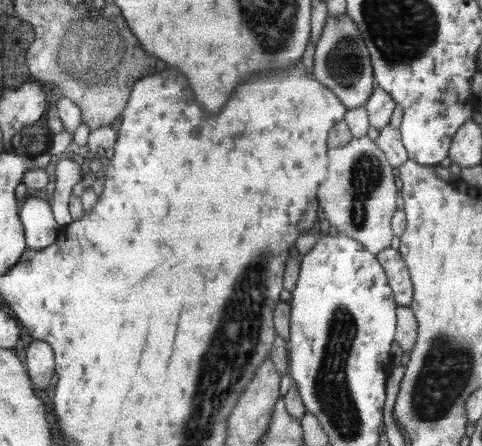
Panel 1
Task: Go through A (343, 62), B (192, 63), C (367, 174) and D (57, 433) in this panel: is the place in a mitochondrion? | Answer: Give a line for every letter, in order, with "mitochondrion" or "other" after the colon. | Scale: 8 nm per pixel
A: mitochondrion
B: other
C: mitochondrion
D: other

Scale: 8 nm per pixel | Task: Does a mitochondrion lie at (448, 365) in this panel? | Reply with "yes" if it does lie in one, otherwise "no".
yes

